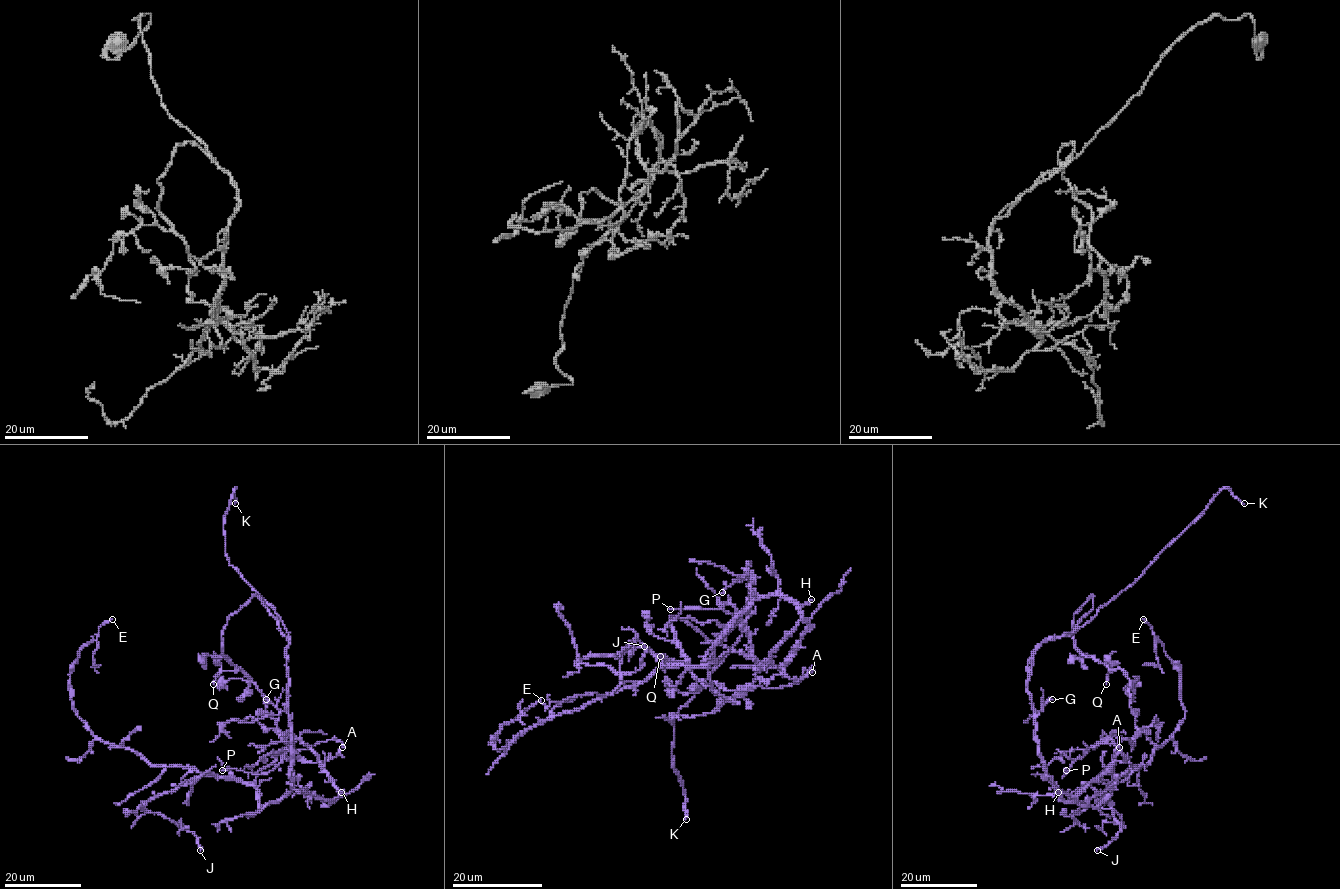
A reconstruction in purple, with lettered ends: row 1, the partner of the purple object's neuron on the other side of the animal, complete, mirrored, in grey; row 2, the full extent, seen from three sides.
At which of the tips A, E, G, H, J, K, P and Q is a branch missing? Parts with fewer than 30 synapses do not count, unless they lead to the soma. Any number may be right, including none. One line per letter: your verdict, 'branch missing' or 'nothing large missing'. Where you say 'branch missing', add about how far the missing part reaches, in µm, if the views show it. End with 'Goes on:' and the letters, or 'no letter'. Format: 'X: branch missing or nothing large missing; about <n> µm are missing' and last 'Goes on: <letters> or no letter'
A: nothing large missing
E: nothing large missing
G: nothing large missing
H: nothing large missing
J: nothing large missing
K: branch missing; about 15 µm are missing
P: nothing large missing
Q: branch missing; about 25 µm are missing
Goes on: K, Q

